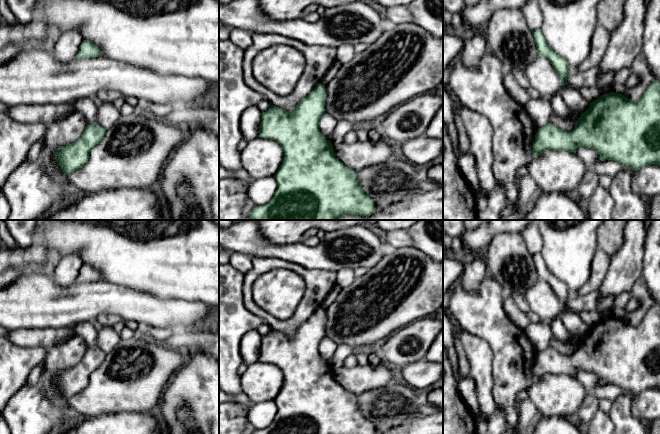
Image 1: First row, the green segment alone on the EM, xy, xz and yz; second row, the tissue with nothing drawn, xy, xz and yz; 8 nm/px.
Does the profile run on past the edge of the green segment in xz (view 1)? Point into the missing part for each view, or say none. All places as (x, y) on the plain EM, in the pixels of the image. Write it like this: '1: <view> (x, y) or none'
1: none

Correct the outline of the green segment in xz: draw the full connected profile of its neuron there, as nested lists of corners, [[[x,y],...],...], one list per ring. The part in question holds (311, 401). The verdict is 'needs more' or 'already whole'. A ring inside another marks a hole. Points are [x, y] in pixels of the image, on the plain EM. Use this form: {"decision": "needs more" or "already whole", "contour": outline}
{"decision": "already whole", "contour": [[[319,307],[296,329],[292,338],[273,329],[262,336],[258,361],[276,365],[283,373],[284,382],[273,400],[277,406],[273,422],[264,429],[255,430],[253,434],[376,434],[373,423],[361,414],[357,396],[338,384],[331,365],[320,356],[319,344],[325,337],[326,320],[325,309]]]}

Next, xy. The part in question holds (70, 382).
{"decision": "already whole", "contour": [[[88,348],[82,360],[74,367],[55,375],[55,386],[64,398],[78,395],[88,384],[91,374],[102,364],[106,353]]]}

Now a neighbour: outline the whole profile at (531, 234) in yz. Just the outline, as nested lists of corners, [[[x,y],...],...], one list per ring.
[[[537,223],[528,225],[521,233],[530,254],[538,254],[542,250],[542,237]]]

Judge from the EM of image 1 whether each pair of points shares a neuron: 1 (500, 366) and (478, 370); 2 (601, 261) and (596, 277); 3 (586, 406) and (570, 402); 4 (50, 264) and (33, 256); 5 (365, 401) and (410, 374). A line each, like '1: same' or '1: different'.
1: different
2: same
3: different
4: different
5: different

